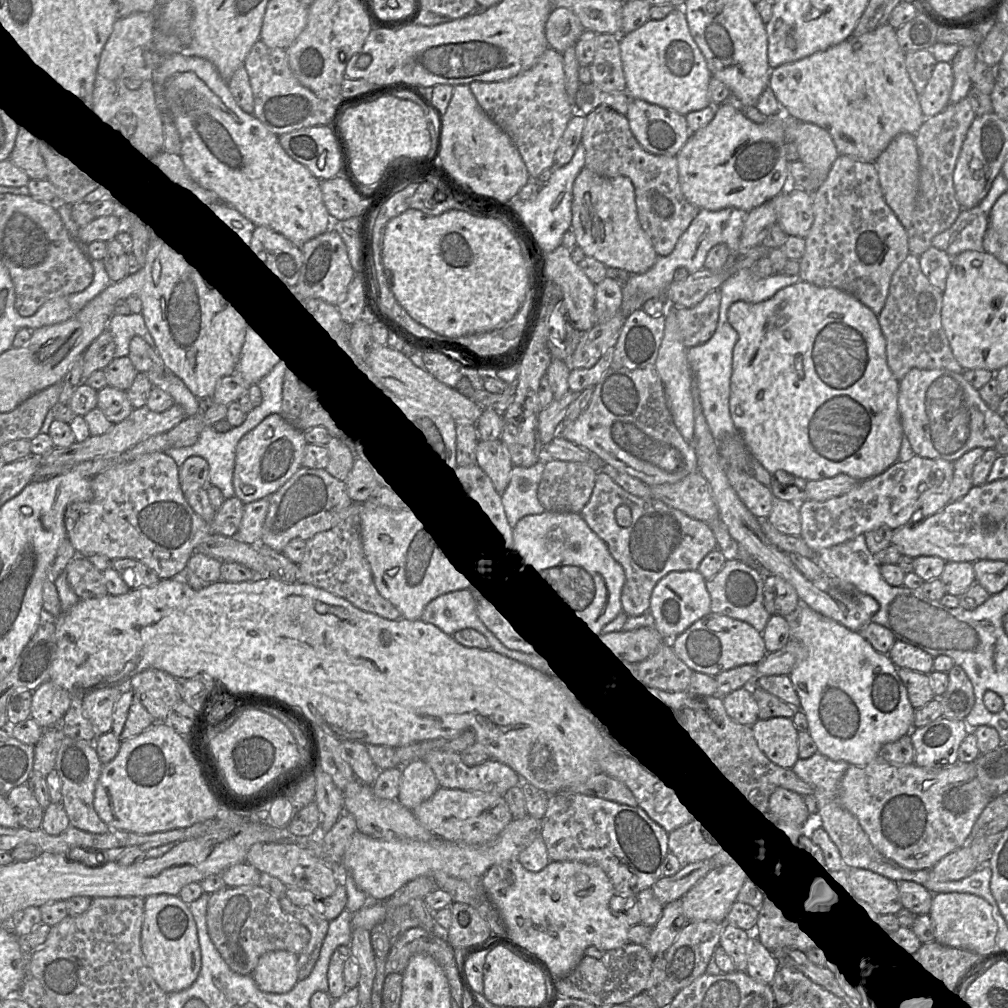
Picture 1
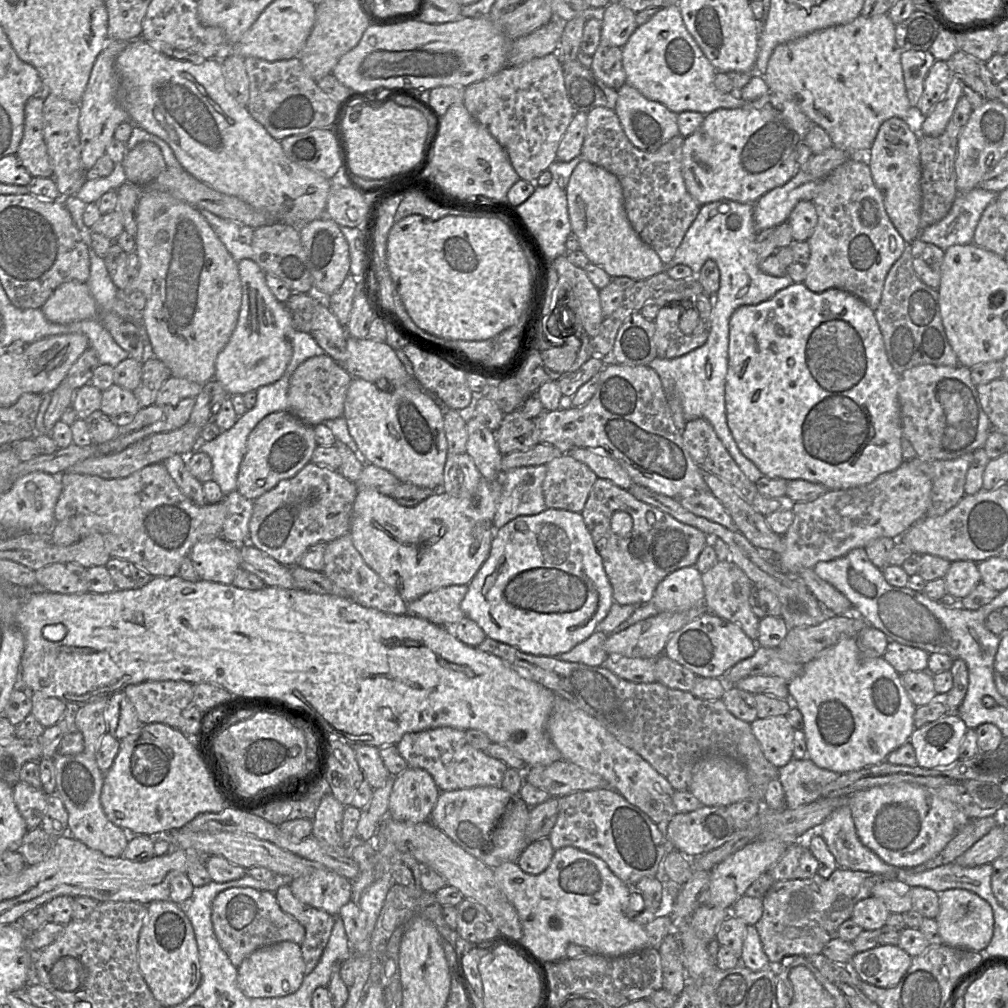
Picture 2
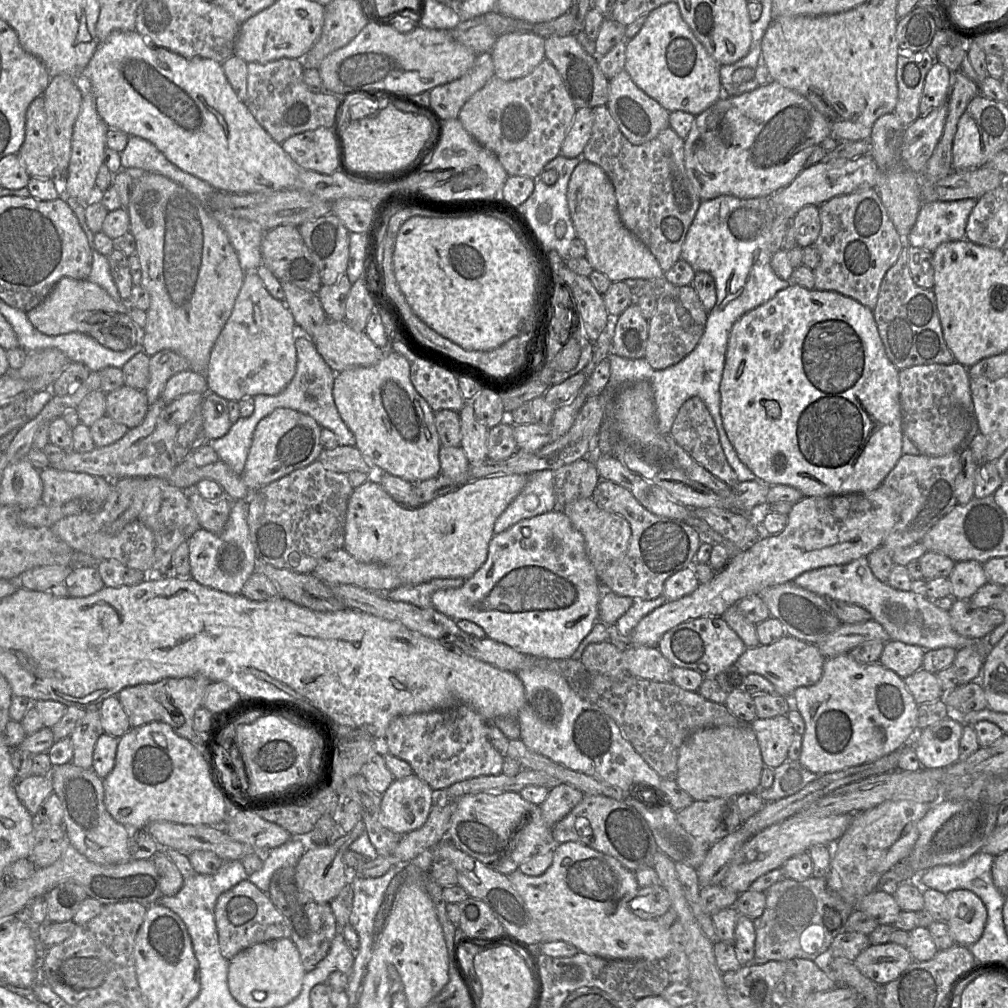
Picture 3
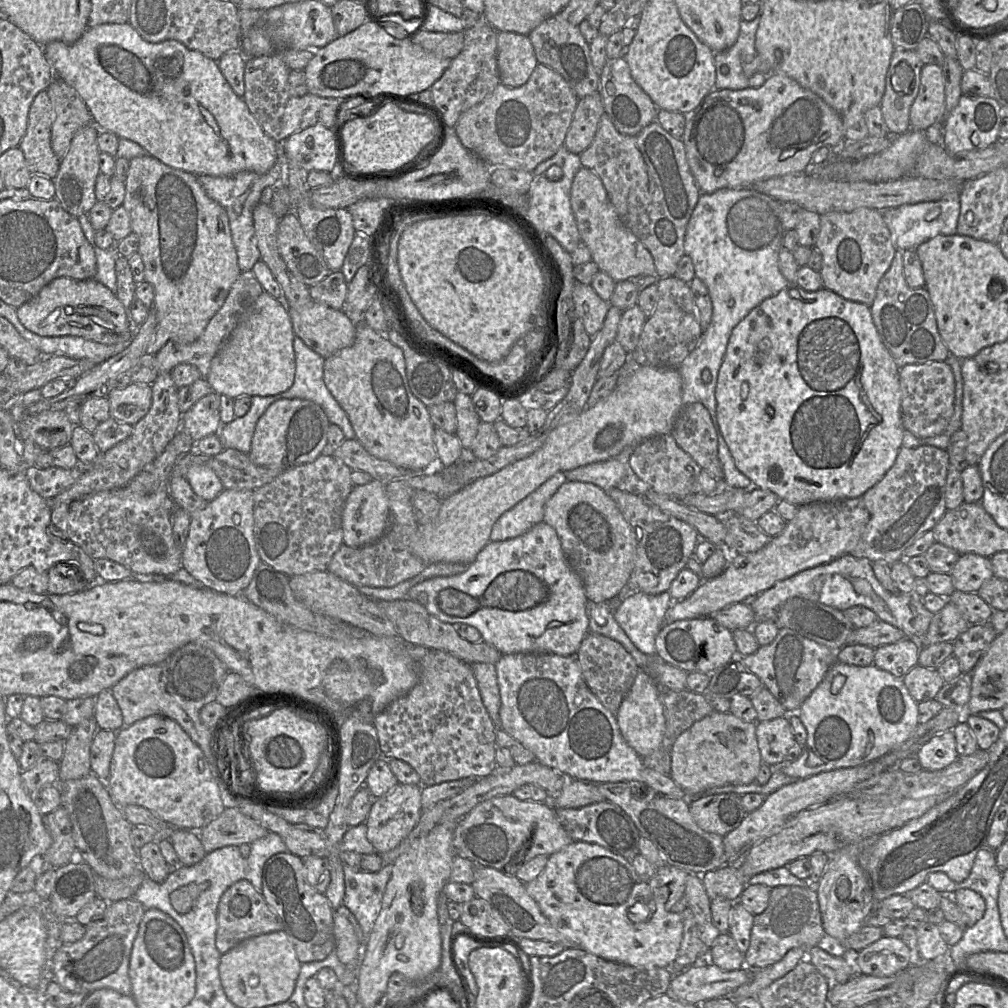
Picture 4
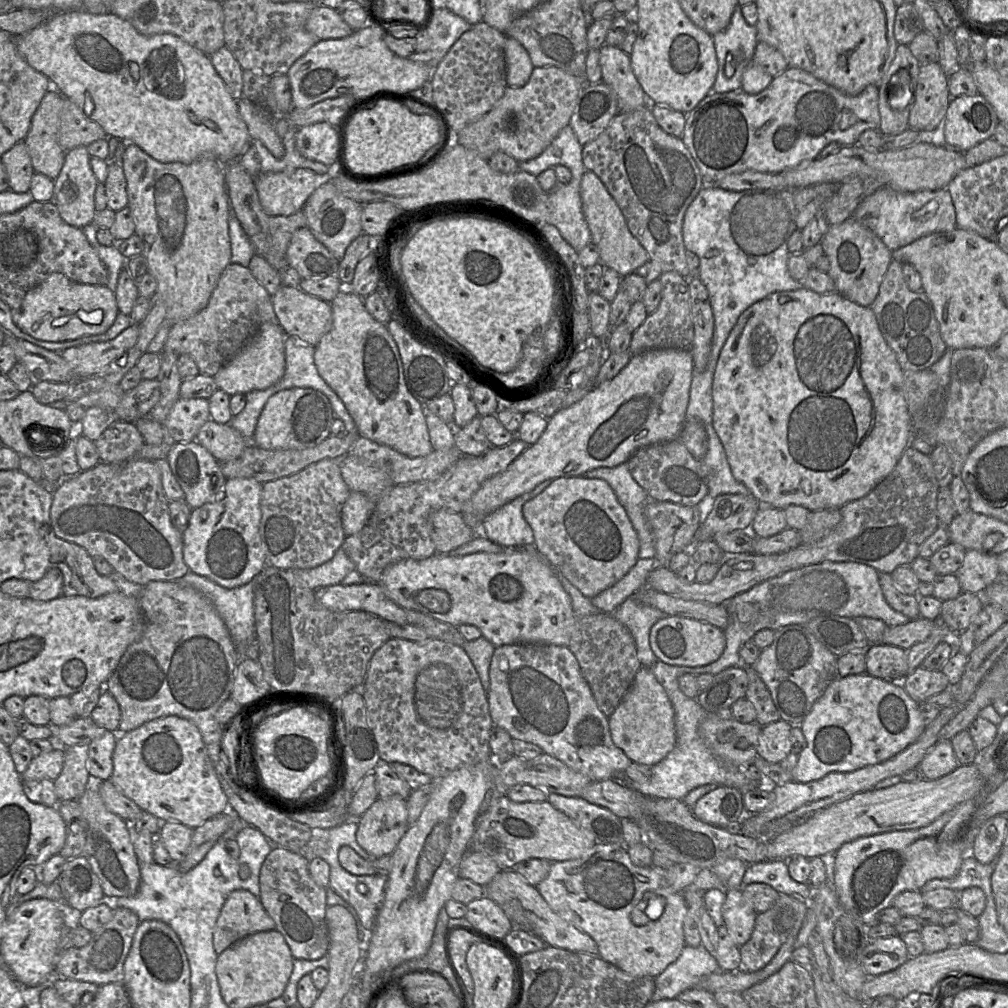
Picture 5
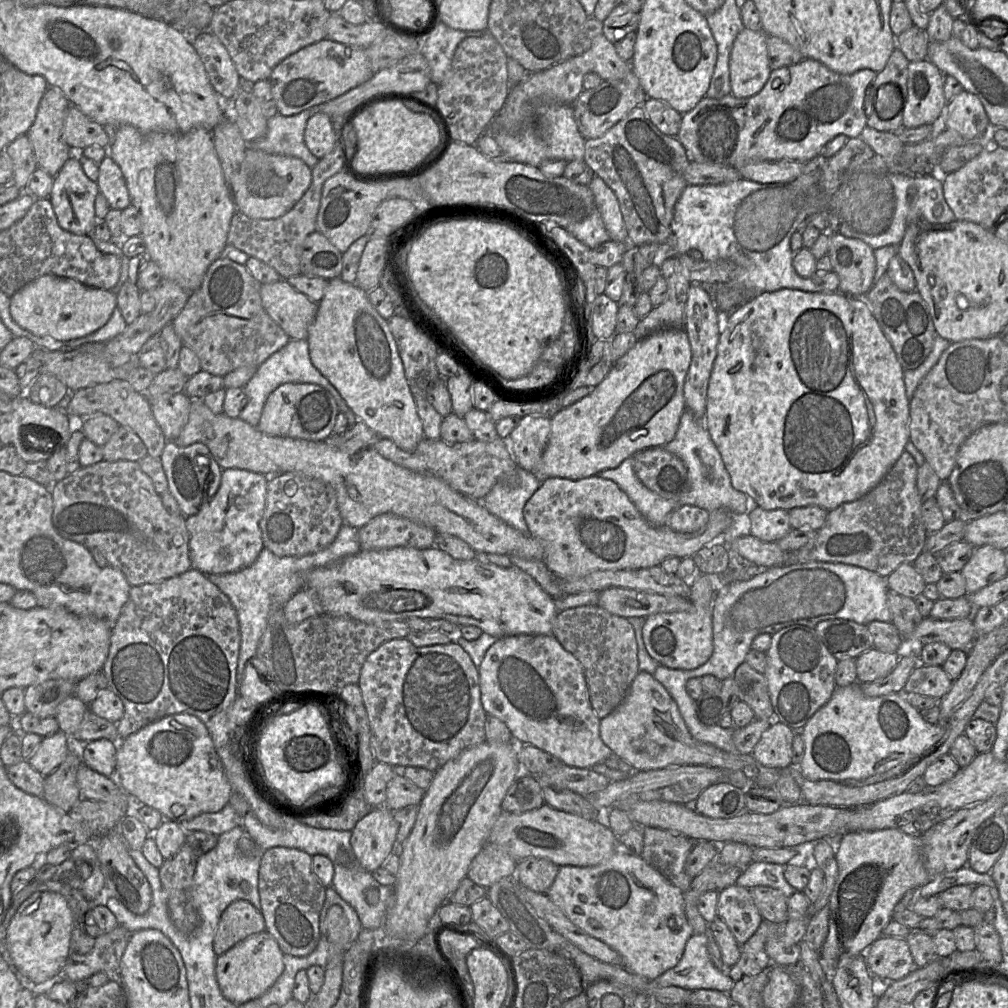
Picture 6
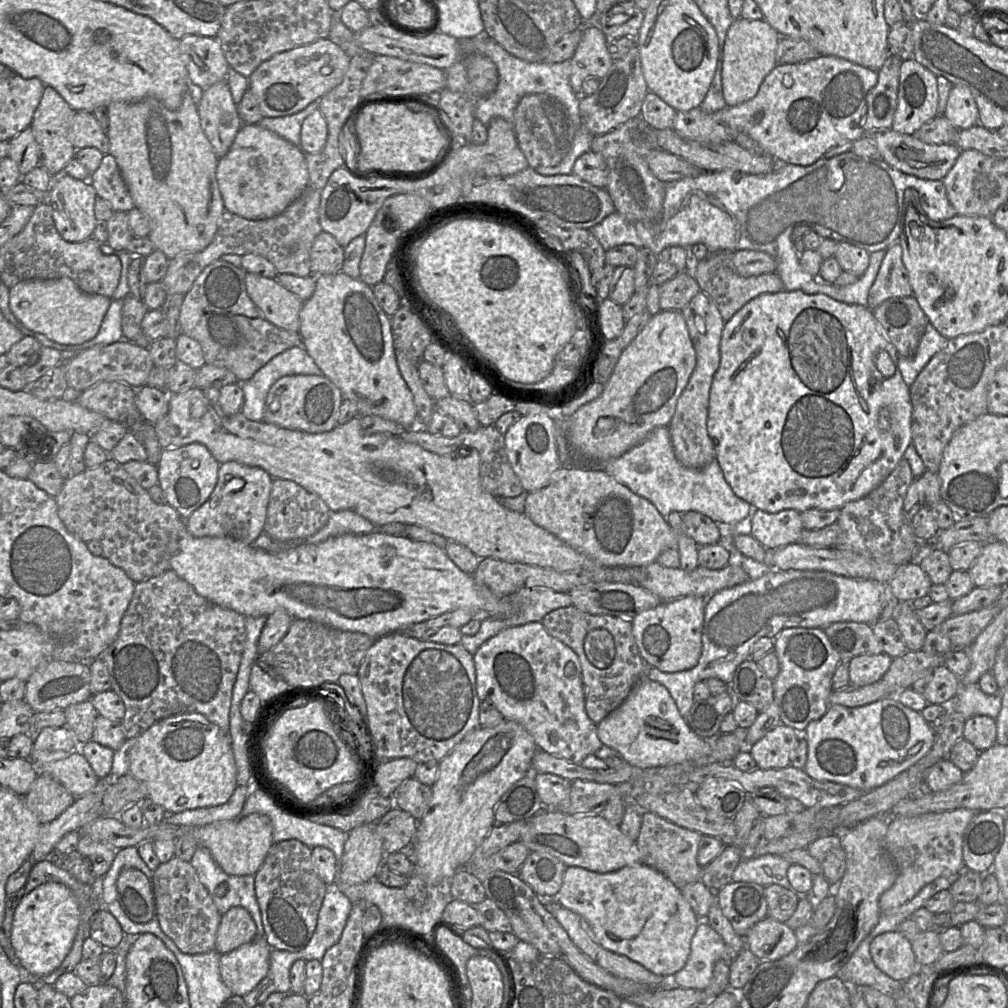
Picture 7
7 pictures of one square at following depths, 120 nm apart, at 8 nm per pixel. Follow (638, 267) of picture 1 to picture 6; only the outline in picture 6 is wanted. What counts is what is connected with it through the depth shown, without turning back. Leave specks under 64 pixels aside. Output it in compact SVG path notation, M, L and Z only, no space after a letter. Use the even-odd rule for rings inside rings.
M594 176L589 188L595 199L610 240L619 243L631 242L623 220L619 202L612 189L599 177Z

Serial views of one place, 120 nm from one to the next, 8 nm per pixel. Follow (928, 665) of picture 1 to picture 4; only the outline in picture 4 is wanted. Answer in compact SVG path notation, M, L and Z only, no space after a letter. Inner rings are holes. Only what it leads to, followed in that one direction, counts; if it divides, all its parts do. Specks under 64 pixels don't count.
M905 638L875 649L874 664L898 678L903 678L918 664L922 646L916 639Z

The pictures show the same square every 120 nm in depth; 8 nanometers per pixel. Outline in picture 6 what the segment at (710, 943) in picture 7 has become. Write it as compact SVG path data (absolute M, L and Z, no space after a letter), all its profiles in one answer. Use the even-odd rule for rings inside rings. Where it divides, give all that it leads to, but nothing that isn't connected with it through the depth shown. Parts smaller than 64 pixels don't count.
M708 932L692 935L677 965L654 979L659 987L676 986L689 991L712 989L728 993L734 981L727 972L717 969L708 953Z

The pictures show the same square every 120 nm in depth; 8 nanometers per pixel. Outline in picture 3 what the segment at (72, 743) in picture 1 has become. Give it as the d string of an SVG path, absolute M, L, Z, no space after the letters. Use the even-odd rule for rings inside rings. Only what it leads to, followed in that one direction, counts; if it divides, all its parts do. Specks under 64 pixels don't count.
M66 763L52 768L53 792L63 808L63 827L68 843L92 862L109 865L131 859L128 849L128 829L115 821L104 804L103 779L92 769L85 770Z

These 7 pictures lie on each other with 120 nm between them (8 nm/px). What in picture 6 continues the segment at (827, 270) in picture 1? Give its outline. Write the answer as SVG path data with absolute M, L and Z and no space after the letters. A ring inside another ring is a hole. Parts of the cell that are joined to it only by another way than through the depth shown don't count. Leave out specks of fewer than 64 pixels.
M832 233L827 256L840 280L838 291L865 299L865 295L874 284L874 250L862 240Z

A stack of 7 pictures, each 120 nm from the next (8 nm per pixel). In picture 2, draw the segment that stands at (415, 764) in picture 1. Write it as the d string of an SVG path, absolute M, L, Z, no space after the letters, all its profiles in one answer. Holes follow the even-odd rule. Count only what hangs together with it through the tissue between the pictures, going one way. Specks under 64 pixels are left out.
M408 767L394 776L388 817L409 823L429 821L439 795L439 788L426 770Z

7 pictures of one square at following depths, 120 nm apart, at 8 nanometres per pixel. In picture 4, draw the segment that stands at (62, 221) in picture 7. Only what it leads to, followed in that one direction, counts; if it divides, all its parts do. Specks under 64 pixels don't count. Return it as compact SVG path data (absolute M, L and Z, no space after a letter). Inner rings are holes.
M88 124L77 131L65 156L60 160L60 168L53 179L55 199L69 214L76 218L88 214L98 202L95 196L95 186L96 179L100 174L100 150L97 144L100 131L95 124Z

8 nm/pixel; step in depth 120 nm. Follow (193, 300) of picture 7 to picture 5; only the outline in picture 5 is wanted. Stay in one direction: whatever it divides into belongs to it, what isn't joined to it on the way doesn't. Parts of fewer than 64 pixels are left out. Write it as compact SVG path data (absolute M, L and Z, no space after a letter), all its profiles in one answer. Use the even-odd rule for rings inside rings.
M231 262L221 274L207 306L196 315L179 321L171 327L164 350L173 351L178 355L190 355L201 374L214 377L246 345L259 327L267 322L277 323L271 295L253 276L248 267Z

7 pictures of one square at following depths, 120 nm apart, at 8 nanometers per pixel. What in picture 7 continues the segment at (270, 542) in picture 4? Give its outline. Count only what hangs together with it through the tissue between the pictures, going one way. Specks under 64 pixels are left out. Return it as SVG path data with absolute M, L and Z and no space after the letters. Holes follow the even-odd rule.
M275 478L263 531L276 541L304 540L323 528L330 517L330 508L315 493L309 492L294 481Z

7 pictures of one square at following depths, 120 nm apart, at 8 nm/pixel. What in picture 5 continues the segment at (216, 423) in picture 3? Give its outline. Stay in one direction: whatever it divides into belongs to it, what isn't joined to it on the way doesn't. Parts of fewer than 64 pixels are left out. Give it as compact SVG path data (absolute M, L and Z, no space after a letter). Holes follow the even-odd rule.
M180 397L163 423L167 437L175 443L195 441L200 428L211 419L209 400Z

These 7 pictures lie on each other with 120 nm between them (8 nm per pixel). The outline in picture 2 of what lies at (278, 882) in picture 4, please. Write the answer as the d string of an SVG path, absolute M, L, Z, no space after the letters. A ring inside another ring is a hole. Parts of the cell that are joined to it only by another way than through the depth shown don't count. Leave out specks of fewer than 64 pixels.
M283 885L275 892L280 908L293 916L305 929L301 953L304 961L304 975L313 971L328 943L335 917L297 899L289 885Z

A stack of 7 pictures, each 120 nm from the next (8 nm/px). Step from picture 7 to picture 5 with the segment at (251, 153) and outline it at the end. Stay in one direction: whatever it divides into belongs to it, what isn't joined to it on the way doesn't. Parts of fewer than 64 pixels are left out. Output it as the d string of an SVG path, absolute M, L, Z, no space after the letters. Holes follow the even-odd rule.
M311 169L265 172L254 177L260 204L269 216L290 216L303 209L307 199L321 185L321 178Z

